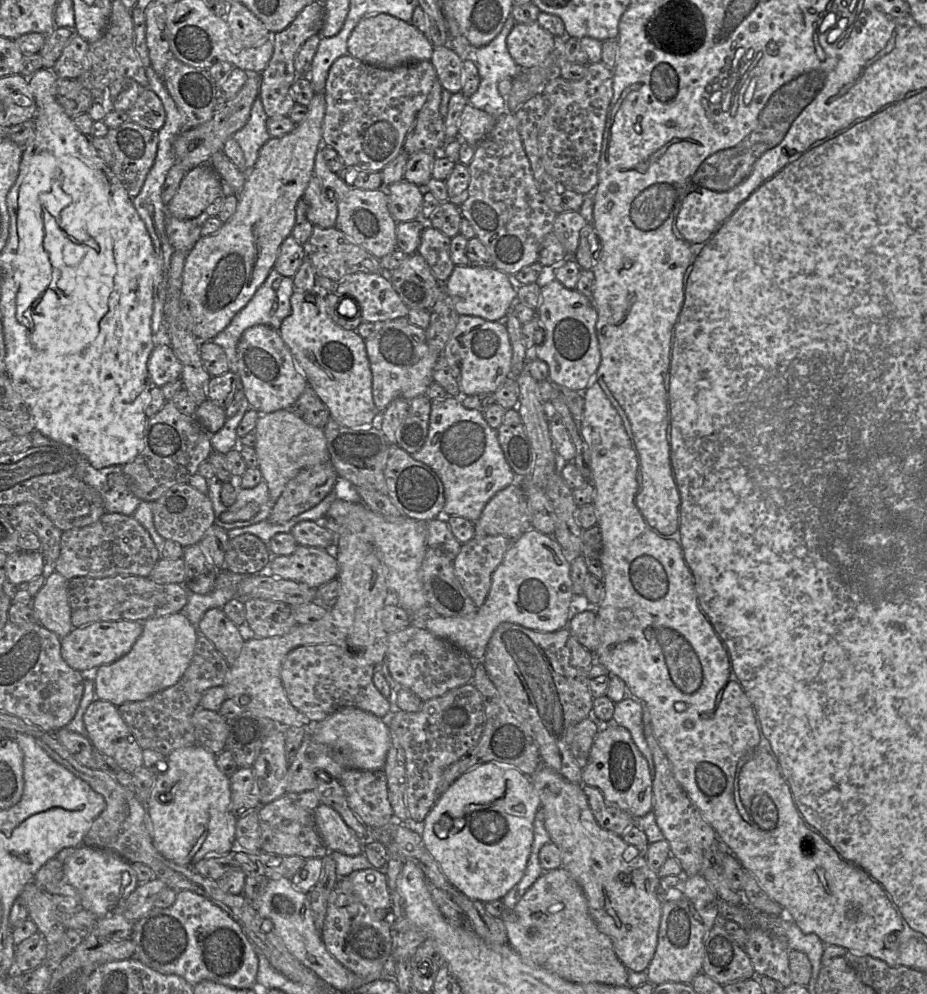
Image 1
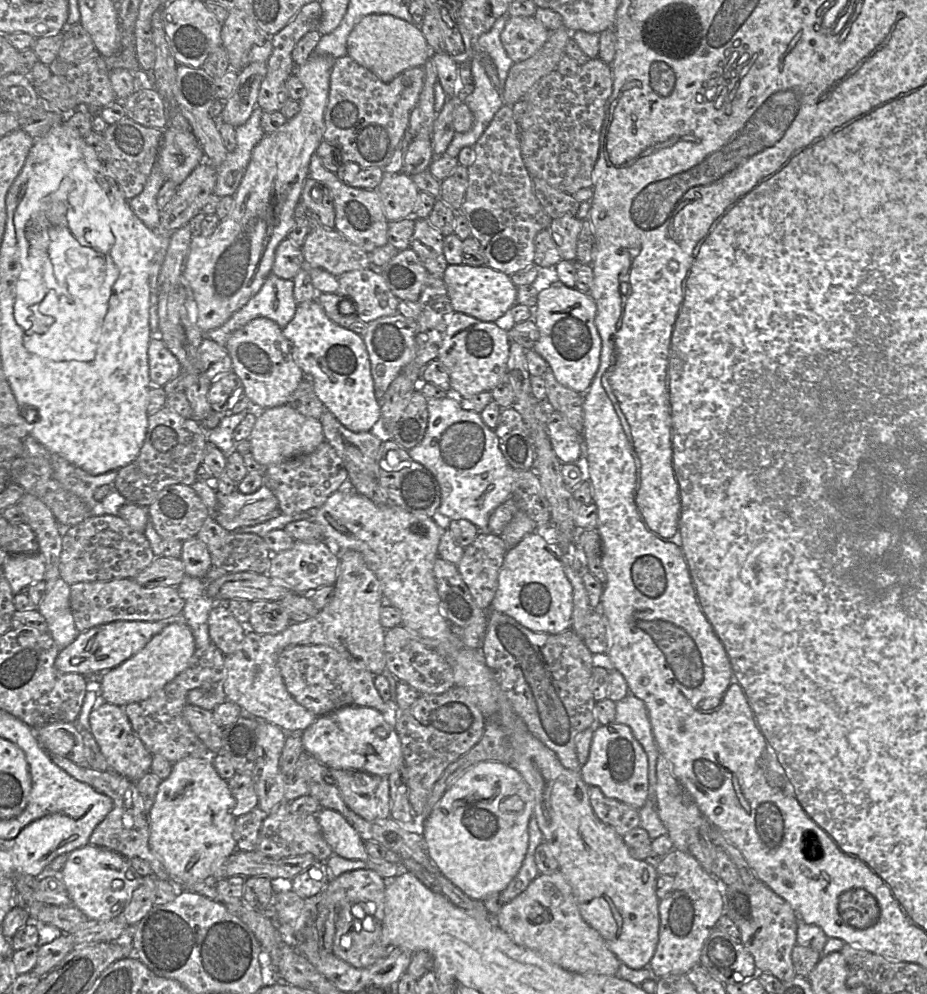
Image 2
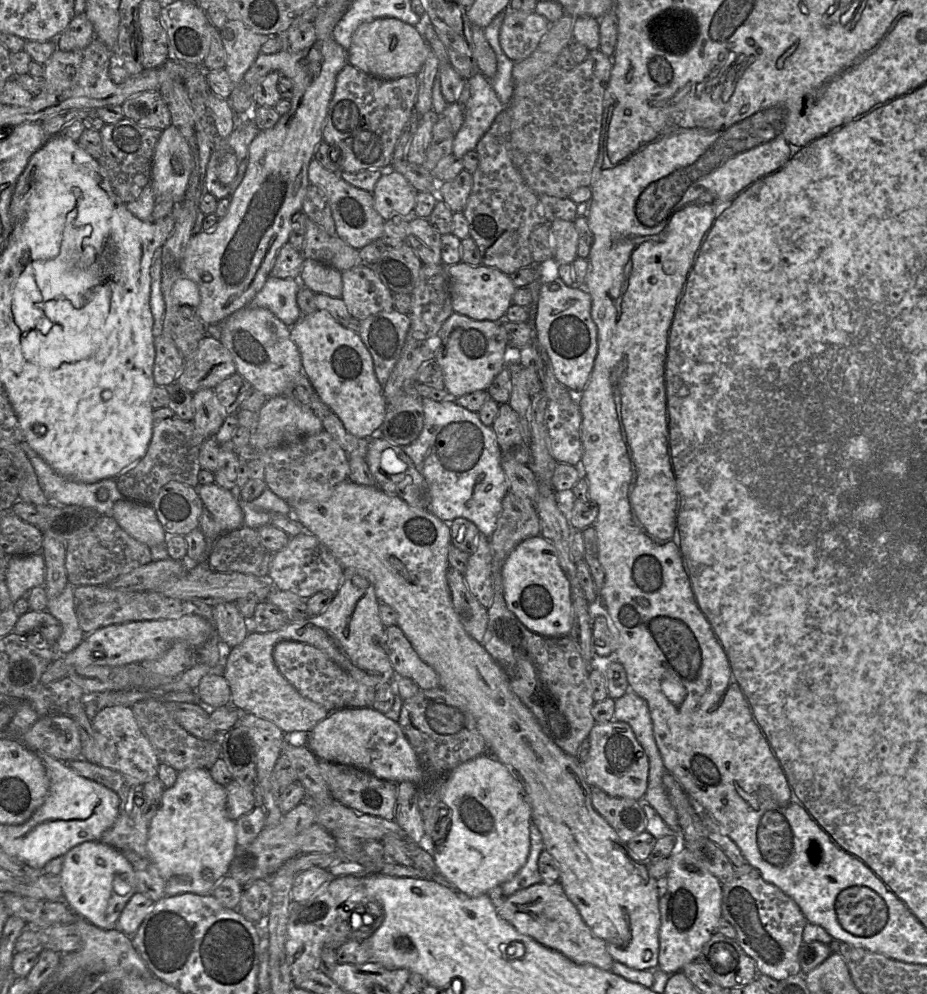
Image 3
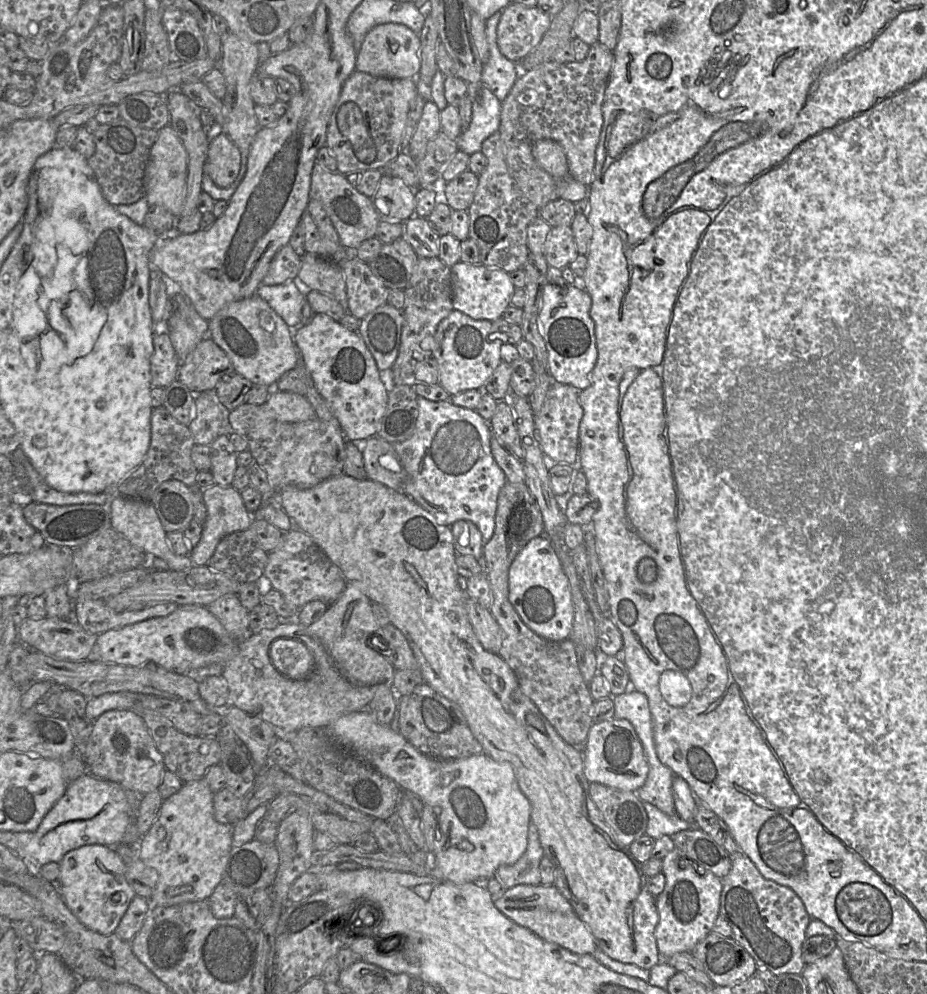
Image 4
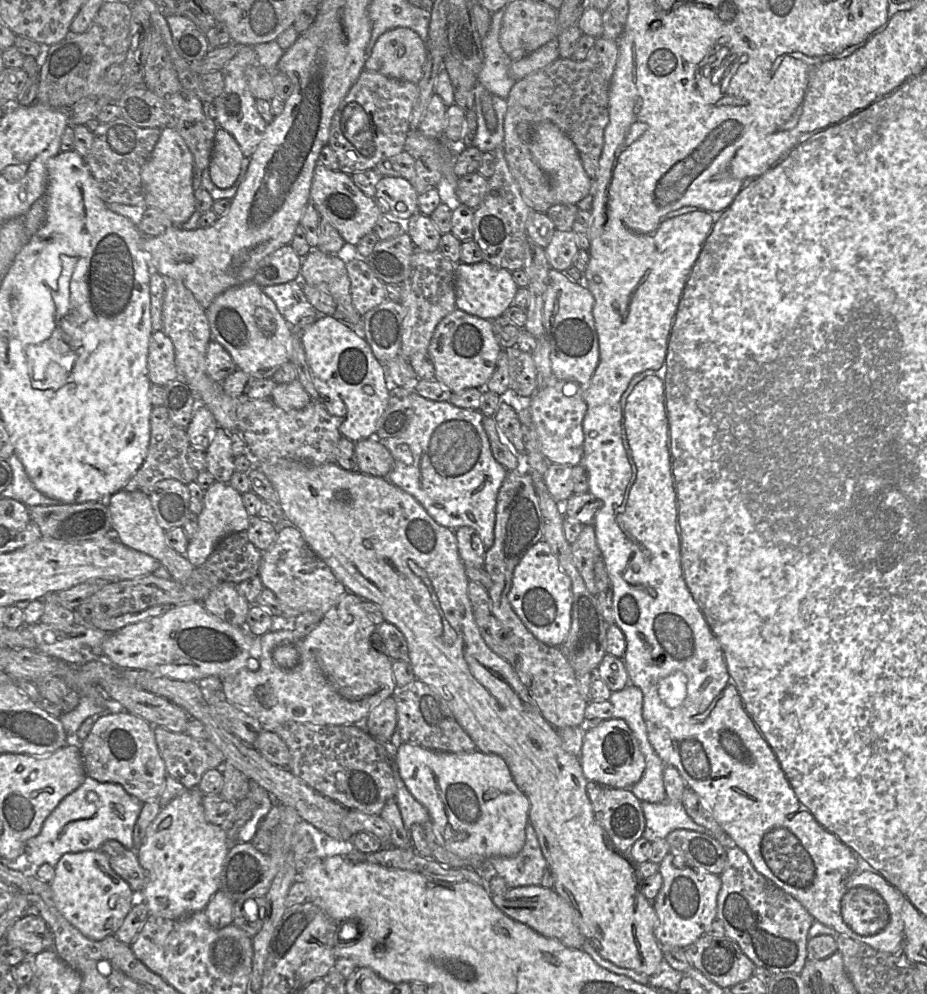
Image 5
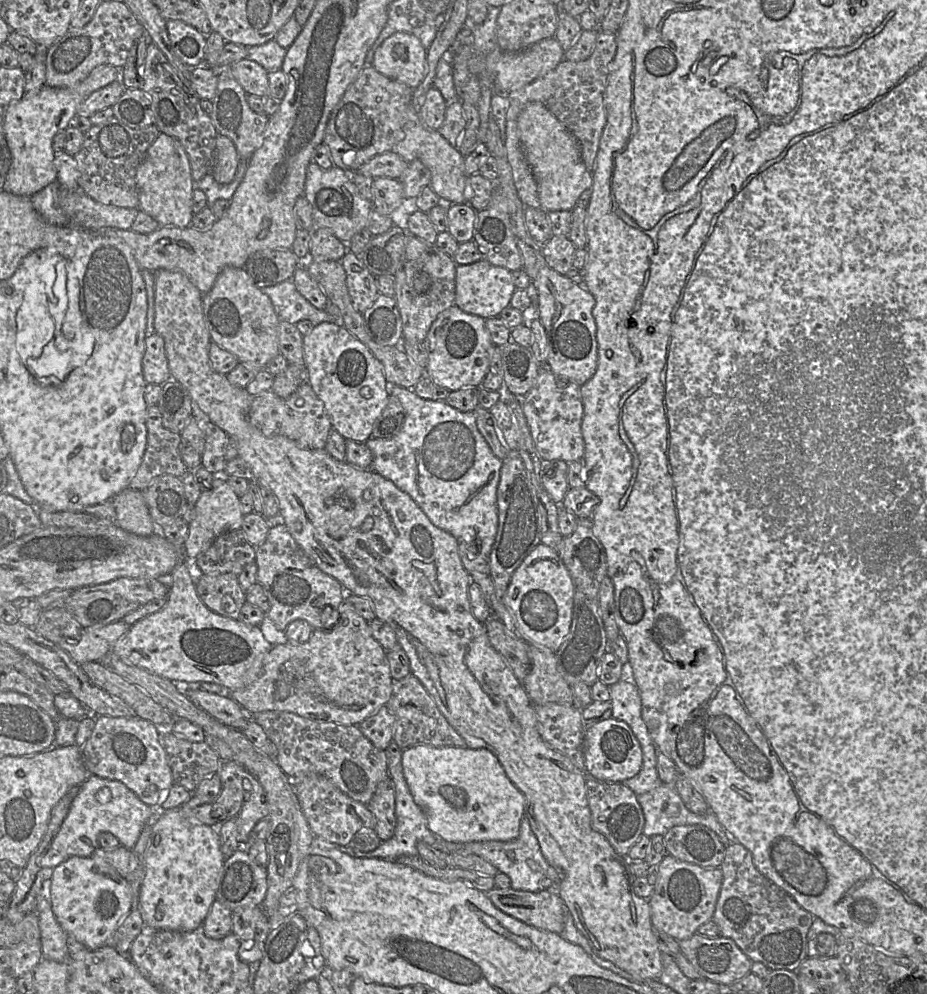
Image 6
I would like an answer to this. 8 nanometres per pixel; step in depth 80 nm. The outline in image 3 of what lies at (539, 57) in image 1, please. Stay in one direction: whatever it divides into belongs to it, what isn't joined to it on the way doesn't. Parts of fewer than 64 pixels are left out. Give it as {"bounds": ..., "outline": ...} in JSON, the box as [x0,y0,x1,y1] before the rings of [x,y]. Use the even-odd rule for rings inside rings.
{"bounds":[499,8,550,63],"outline":[[[507,8],[499,42],[505,55],[514,63],[531,55],[548,31],[550,22],[535,11]]]}

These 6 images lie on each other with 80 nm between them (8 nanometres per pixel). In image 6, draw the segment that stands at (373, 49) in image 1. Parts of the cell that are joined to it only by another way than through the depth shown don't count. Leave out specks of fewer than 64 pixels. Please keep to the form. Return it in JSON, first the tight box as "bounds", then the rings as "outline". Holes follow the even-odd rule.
{"bounds":[372,32,427,89],"outline":[[[396,32],[376,50],[372,67],[415,89],[426,76],[427,51],[413,34]]]}

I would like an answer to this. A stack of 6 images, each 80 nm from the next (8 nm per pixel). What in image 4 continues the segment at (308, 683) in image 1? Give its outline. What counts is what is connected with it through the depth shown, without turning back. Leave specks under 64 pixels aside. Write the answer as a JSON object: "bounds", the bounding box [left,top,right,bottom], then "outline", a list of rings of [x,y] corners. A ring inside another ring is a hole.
{"bounds":[269,639,315,679],"outline":[[[296,639],[275,640],[270,645],[269,656],[273,666],[289,679],[306,679],[315,668],[312,653],[304,643]]]}

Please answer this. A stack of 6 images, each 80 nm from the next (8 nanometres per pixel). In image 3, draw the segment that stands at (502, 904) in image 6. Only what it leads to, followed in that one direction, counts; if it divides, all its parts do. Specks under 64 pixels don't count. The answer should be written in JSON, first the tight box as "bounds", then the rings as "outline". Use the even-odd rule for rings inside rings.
{"bounds":[497,881,614,971],"outline":[[[541,881],[515,892],[506,897],[497,912],[519,933],[559,951],[577,964],[591,964],[606,971],[613,965],[614,959],[607,951],[605,943],[593,934],[559,881],[553,883]]]}

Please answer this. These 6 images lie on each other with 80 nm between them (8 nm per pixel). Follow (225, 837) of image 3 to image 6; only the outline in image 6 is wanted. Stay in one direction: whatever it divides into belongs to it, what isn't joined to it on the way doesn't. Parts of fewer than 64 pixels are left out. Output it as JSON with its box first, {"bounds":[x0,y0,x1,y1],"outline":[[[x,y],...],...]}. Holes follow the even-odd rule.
{"bounds":[138,809,223,932],"outline":[[[179,809],[164,812],[151,827],[145,851],[145,876],[138,903],[144,924],[185,932],[203,925],[216,900],[223,869],[218,828],[196,822]]]}

